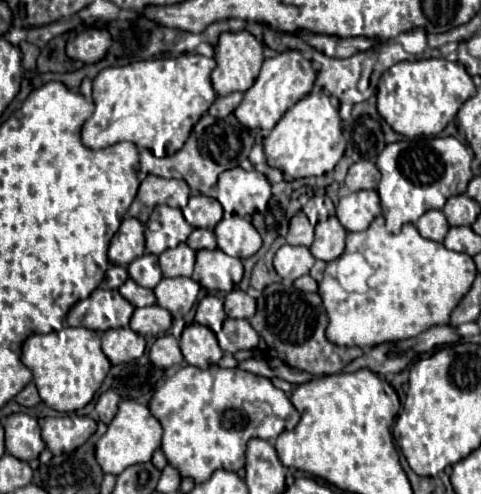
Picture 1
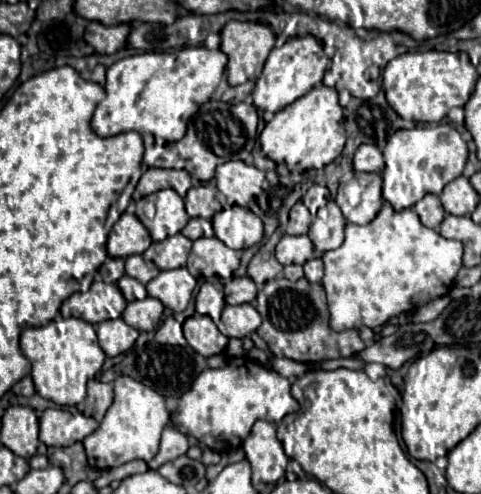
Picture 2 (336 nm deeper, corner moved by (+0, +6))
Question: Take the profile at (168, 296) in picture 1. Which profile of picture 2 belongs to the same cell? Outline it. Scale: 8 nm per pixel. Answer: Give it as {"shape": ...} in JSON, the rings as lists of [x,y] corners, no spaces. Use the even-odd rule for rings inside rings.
{"shape":[[[180,267],[172,271],[160,271],[160,275],[146,285],[146,291],[150,297],[162,301],[164,307],[178,313],[186,309],[194,287],[196,279],[188,273],[186,267]]]}

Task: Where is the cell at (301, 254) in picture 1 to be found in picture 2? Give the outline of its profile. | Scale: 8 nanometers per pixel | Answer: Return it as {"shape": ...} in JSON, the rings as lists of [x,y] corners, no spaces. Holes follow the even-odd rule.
{"shape":[[[284,235],[280,239],[280,243],[276,245],[276,259],[282,265],[292,265],[292,263],[306,263],[308,259],[312,259],[314,253],[314,245],[310,241],[308,235],[298,235],[298,237],[290,237]]]}

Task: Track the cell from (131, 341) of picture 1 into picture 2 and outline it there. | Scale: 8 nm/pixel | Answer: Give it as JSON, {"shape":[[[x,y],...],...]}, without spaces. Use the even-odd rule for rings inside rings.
{"shape":[[[122,319],[98,323],[96,325],[96,335],[98,335],[100,347],[110,357],[126,353],[128,349],[132,349],[132,345],[138,339],[138,331],[132,329],[130,325],[126,325]]]}

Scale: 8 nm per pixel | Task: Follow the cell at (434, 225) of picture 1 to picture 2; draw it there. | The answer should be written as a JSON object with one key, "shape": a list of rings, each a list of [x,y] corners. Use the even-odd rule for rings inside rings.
{"shape":[[[426,195],[424,199],[420,199],[416,205],[414,205],[414,211],[418,213],[422,225],[430,227],[430,229],[438,229],[440,227],[440,221],[444,219],[446,211],[438,199],[438,195]]]}

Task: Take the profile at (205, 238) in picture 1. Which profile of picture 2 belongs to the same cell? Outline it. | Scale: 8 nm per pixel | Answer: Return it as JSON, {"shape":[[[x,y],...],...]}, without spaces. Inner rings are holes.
{"shape":[[[196,217],[196,219],[190,219],[188,225],[182,229],[182,233],[196,241],[200,237],[214,237],[214,229],[212,229],[212,223],[208,219],[202,219],[202,217]]]}

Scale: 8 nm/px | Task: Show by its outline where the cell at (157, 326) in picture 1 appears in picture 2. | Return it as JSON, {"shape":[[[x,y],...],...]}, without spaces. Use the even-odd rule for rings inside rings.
{"shape":[[[146,297],[144,301],[128,303],[122,313],[122,319],[138,331],[154,331],[156,325],[160,323],[162,311],[164,311],[164,305],[158,299]]]}

